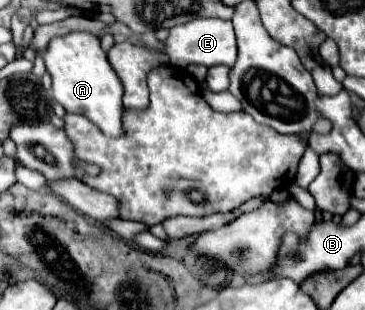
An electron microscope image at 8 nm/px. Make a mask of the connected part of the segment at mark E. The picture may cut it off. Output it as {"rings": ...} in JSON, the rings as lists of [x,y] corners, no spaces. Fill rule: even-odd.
{"rings":[[[197,18],[179,26],[173,26],[169,30],[169,36],[165,40],[165,54],[169,54],[169,60],[177,68],[185,68],[189,64],[201,64],[201,66],[215,66],[225,64],[233,66],[237,48],[235,48],[235,32],[233,24],[229,20],[217,20],[217,18]]]}

